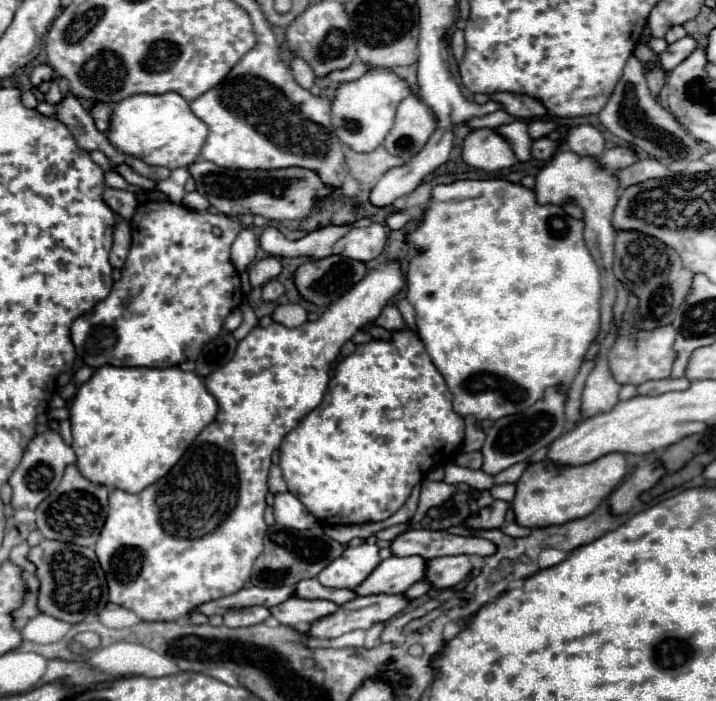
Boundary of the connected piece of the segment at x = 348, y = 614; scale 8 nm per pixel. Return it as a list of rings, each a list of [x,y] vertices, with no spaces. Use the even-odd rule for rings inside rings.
[[[368,595],[356,597],[346,605],[340,605],[336,613],[314,621],[306,635],[316,639],[332,639],[356,629],[370,629],[376,623],[384,623],[398,615],[408,601],[404,595]]]

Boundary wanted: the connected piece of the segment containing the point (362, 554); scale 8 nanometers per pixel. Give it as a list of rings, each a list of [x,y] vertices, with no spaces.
[[[376,543],[346,547],[342,557],[334,559],[328,567],[322,569],[322,573],[318,573],[318,581],[334,589],[354,589],[372,573],[378,563],[380,557]]]

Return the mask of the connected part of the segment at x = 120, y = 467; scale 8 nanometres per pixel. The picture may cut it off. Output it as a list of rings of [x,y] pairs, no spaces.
[[[100,367],[76,393],[70,407],[72,449],[76,453],[78,471],[98,485],[140,493],[154,481],[162,479],[192,445],[196,435],[214,421],[218,411],[216,399],[206,389],[200,375],[182,371],[180,367],[148,369],[148,367]]]

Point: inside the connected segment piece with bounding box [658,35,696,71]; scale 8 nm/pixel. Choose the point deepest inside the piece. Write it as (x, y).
(681, 49)

